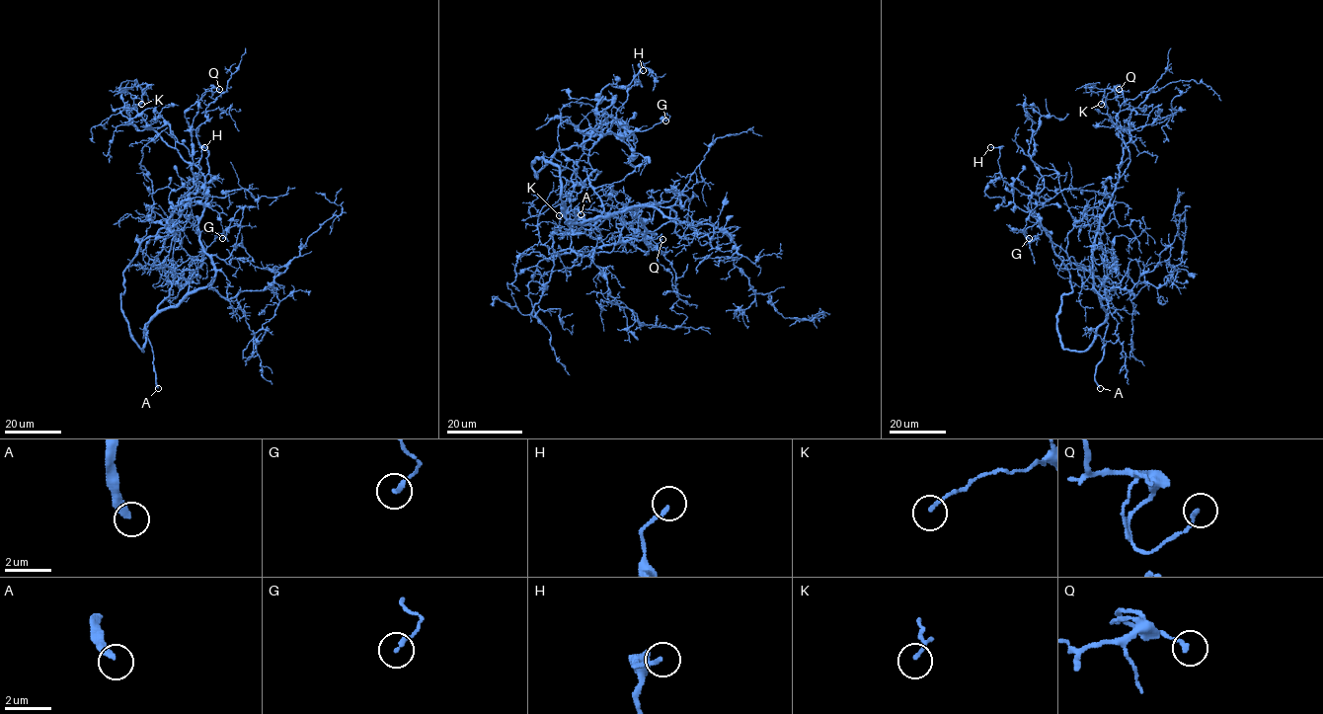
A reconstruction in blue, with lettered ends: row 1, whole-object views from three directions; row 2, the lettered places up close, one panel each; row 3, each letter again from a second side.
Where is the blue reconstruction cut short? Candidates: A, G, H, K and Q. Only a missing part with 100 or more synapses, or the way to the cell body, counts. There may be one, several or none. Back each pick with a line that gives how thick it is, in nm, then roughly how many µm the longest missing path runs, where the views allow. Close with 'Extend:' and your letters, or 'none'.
A: Thickness 280 nm. Missing length about 25 µm
Extend: A

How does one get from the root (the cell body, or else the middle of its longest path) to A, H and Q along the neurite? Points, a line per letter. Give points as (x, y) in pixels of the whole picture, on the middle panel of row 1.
A: (626, 208), (604, 217), (565, 223), (575, 218), (578, 207), (581, 214)
H: (626, 208), (581, 224), (593, 224), (603, 210), (588, 180), (594, 171), (588, 152), (616, 120), (643, 70)
Q: (626, 208), (657, 204), (635, 211), (648, 254), (623, 238), (616, 224), (639, 222), (653, 245), (662, 239)

